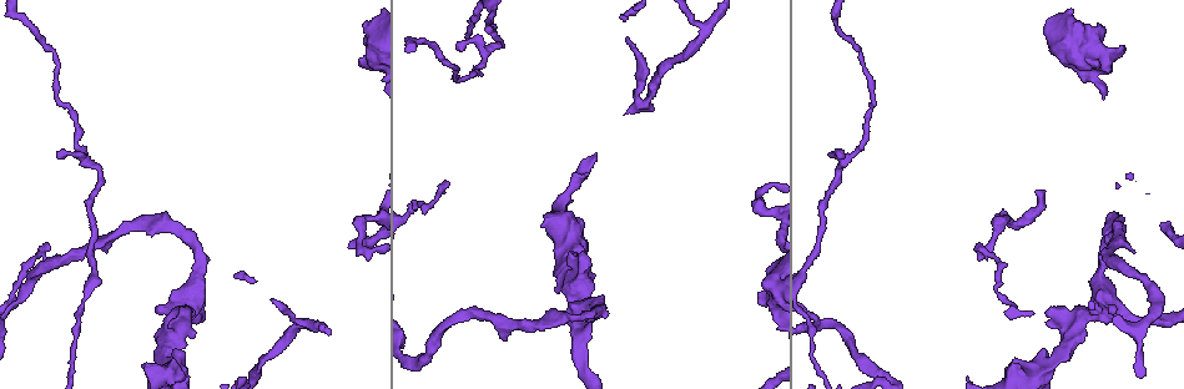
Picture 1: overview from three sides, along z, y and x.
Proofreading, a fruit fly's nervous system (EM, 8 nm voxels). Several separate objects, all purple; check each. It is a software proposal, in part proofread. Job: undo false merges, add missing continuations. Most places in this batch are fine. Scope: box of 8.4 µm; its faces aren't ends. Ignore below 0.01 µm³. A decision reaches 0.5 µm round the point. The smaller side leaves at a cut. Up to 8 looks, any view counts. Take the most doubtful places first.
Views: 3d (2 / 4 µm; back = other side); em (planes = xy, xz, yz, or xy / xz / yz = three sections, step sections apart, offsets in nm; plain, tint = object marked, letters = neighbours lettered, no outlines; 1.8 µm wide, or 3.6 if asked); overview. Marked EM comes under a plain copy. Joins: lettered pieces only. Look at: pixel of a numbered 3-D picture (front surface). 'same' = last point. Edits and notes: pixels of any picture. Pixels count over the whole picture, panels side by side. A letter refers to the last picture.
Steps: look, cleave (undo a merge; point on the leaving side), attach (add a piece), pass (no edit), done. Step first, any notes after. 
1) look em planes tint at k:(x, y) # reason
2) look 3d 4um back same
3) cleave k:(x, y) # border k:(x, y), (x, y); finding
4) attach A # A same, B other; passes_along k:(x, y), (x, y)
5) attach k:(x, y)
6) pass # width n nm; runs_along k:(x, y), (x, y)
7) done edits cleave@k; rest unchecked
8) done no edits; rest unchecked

look 3d 4um at 1:(768, 185) # sharp bend

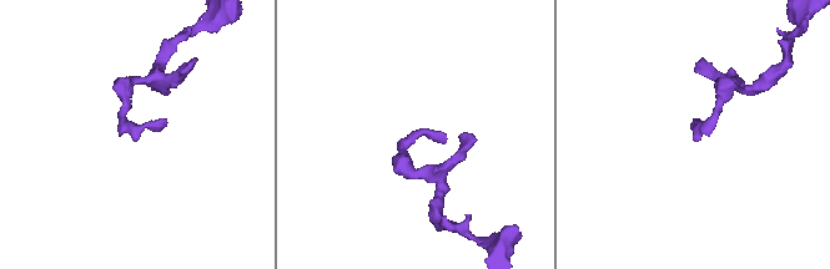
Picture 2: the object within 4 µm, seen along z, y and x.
look em planes tint at 2:(138, 131)

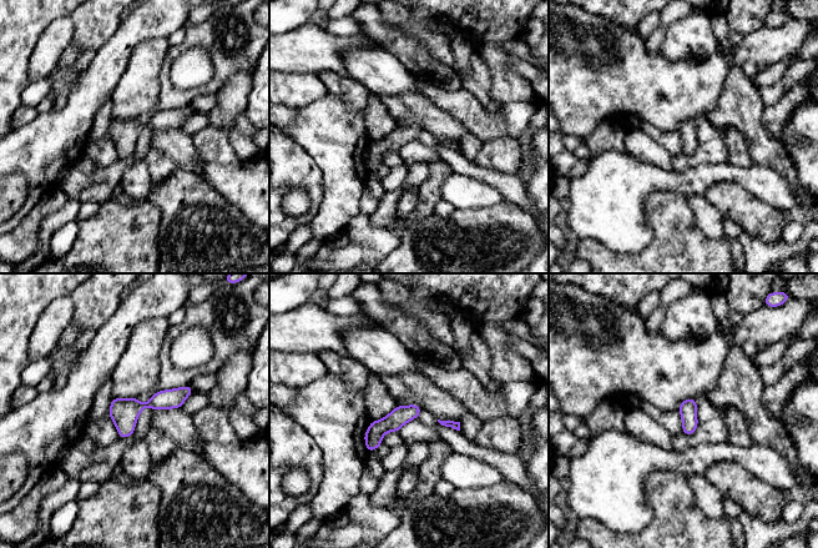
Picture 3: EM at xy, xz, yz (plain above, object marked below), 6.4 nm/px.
look em planes letters same # see the neighbours

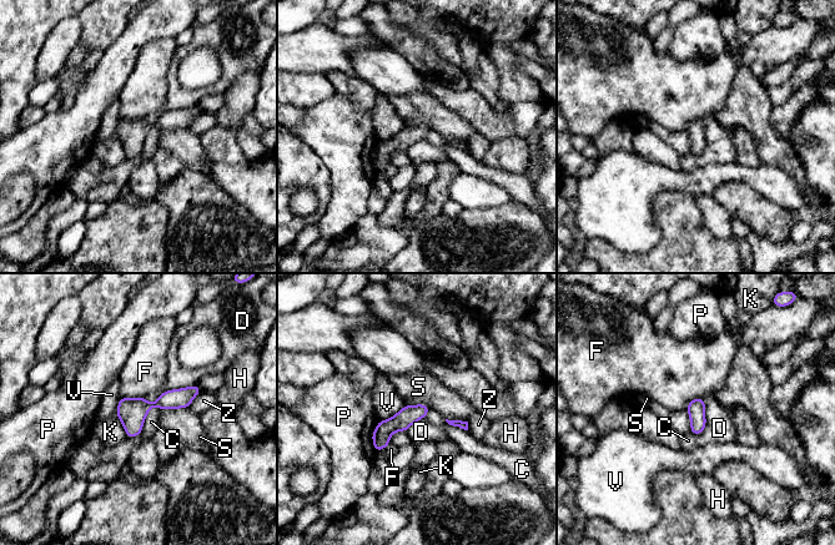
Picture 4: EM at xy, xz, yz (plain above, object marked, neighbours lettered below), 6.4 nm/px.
pass # width 120 nm; C other, D other, F other, H other, K other, P other, S other, V other, Z other; one neuron here

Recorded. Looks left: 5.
look 3d 4um at 1:(1098, 60) # stops while still wide

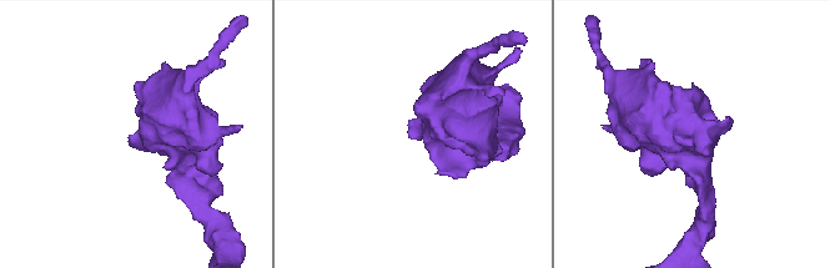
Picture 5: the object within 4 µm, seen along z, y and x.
look em 3.6um planes letters at 5:(131, 144) # shape alone is not enough

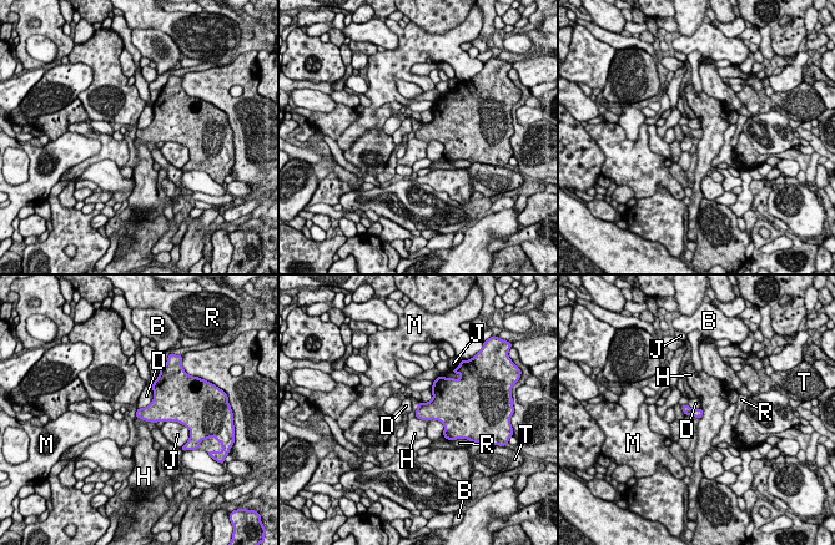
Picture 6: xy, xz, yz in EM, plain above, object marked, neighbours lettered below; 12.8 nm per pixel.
pass # longest_contact D 360 nm; B other, D other, H other, J other, M other, R other, T other; border 6:(415, 417), (426, 422); no lettered piece goes on from it

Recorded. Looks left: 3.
look 3d 2um at 1:(976, 251) # thin end

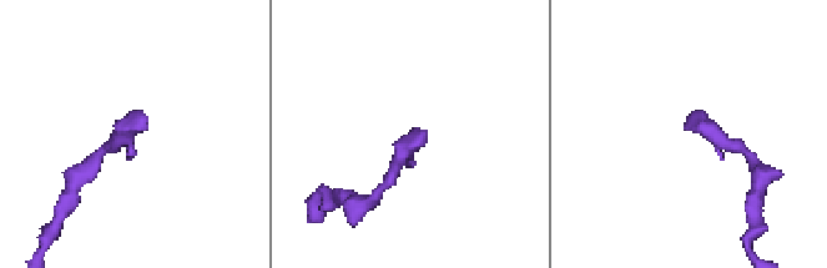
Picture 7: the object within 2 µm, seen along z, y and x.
look em 3.6um yz step 16 letters at 7:(419, 130) # shape alone is not enough

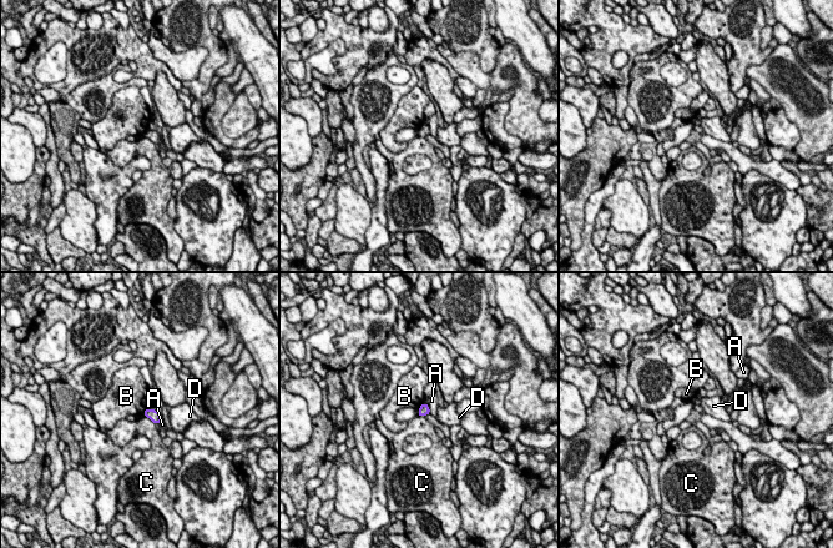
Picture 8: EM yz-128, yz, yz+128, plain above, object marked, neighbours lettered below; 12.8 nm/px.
look em 3.6um xy step 8 letters same # another direction

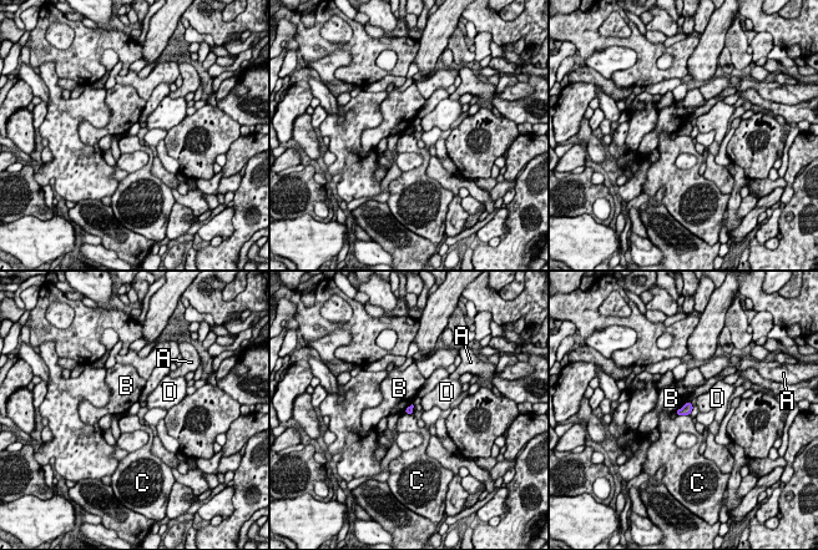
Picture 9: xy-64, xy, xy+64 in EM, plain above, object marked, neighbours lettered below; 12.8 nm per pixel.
pass # A other, B other, C other, D other; border 9:(688, 400), (675, 412); none of them fits

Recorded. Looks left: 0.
done no edits; rest unchecked

